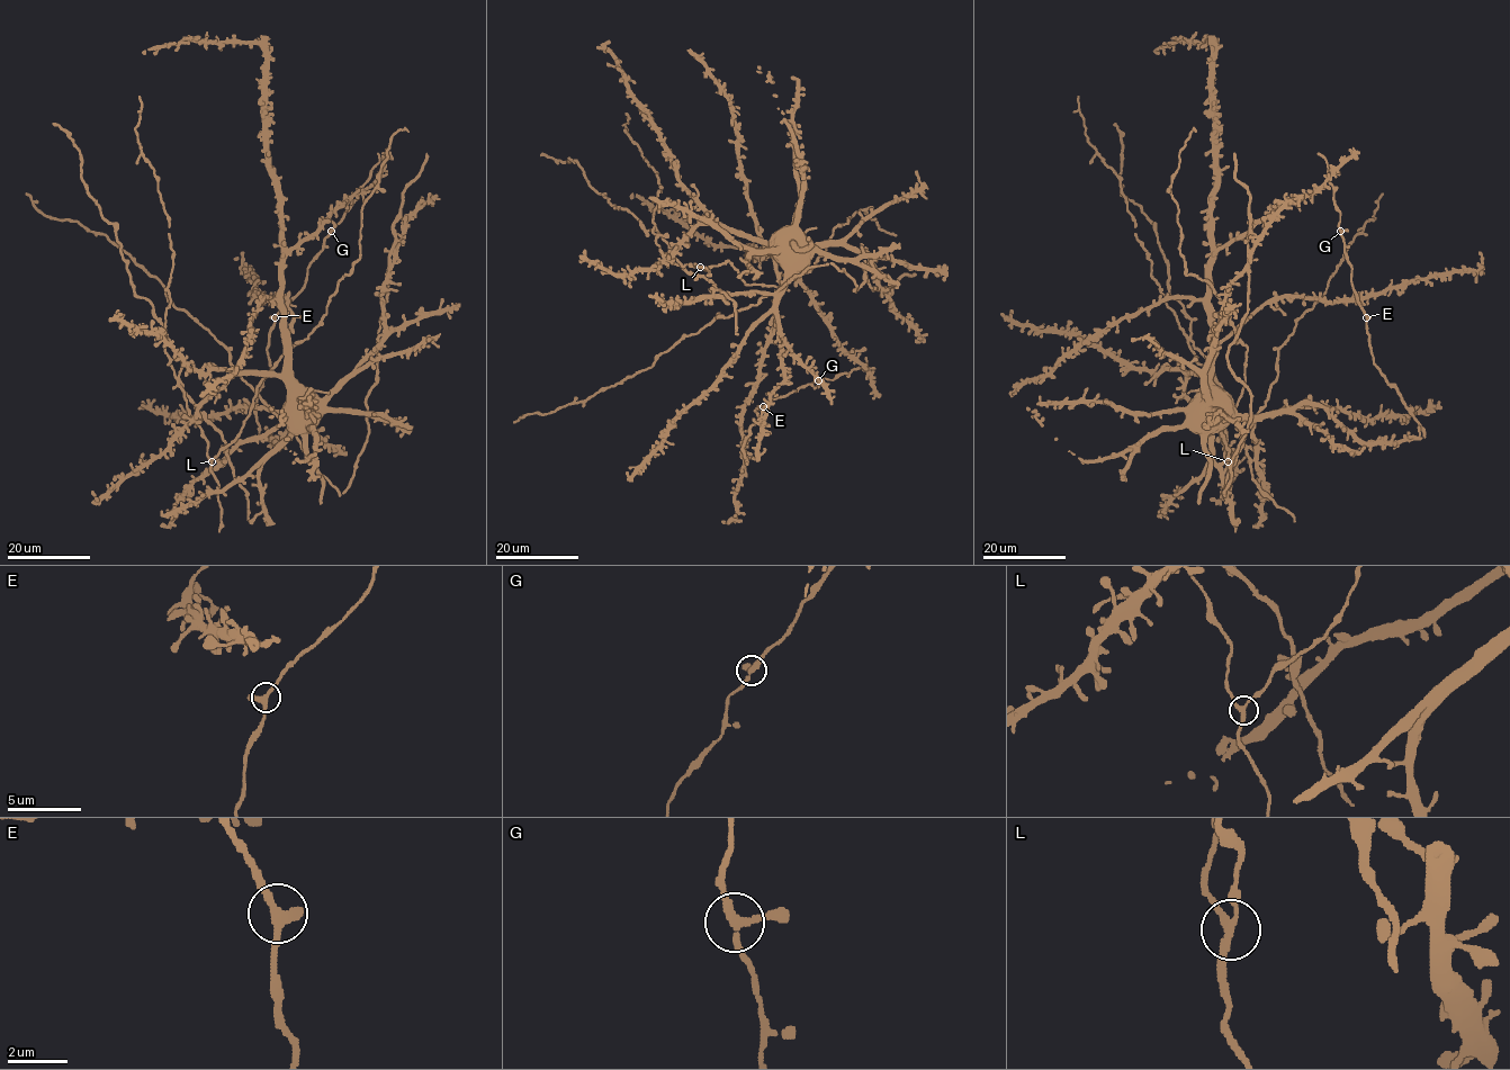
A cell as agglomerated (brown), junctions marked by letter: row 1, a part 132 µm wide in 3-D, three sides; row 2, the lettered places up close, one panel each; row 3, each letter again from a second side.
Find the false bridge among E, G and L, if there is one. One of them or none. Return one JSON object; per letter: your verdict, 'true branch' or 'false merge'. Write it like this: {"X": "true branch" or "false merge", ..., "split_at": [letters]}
{"E": "true branch", "G": "true branch", "L": "true branch", "split_at": []}

